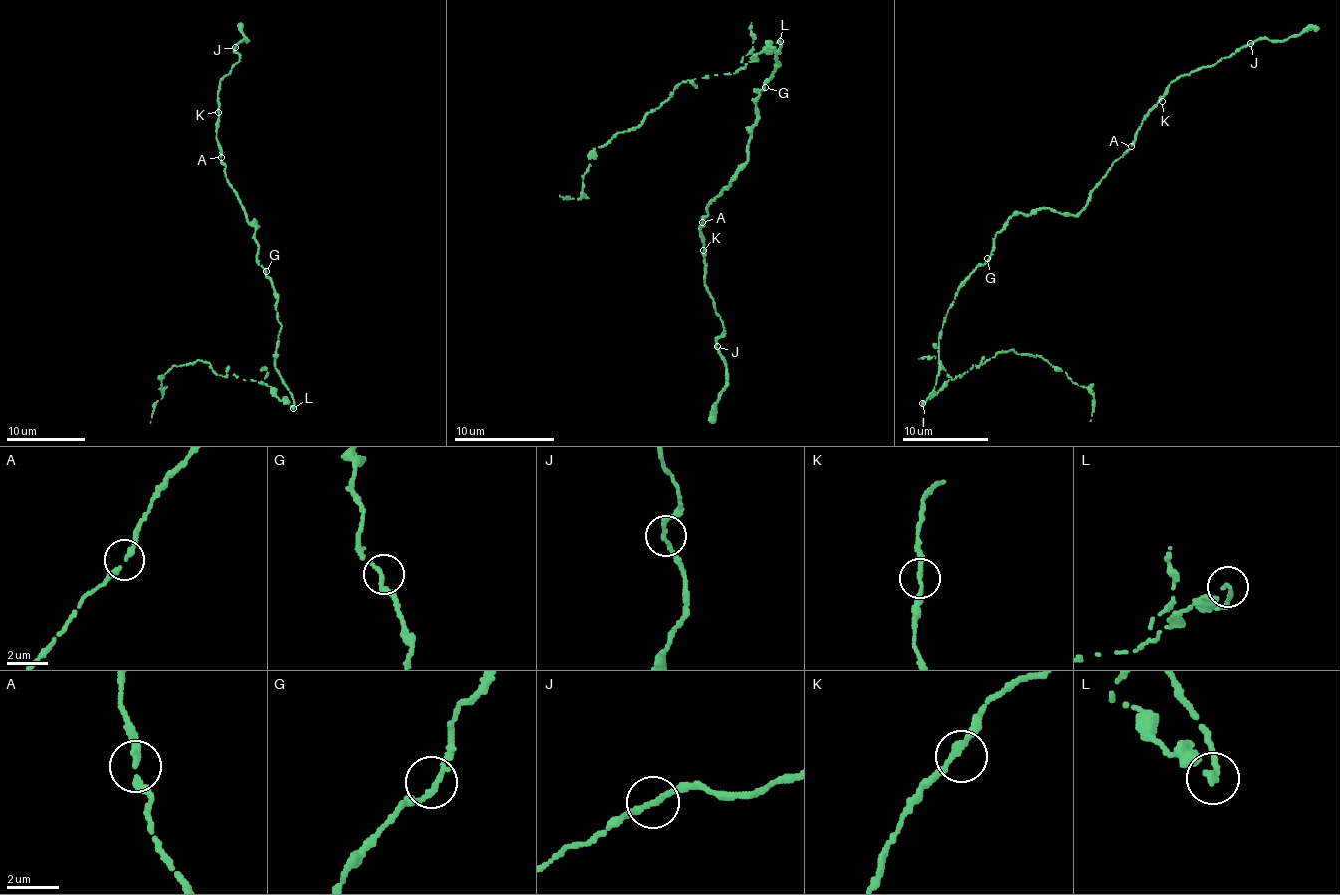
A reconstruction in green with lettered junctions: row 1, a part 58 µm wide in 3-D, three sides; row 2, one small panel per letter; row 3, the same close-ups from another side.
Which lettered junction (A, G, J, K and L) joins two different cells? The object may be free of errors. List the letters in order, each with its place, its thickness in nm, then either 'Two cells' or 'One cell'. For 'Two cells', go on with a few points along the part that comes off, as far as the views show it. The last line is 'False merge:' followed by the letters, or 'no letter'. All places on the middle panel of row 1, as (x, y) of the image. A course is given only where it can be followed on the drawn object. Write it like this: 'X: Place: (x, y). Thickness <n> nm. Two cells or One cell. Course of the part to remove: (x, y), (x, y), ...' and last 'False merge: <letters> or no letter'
A: Place: (702, 222). Thickness 240 nm. One cell
G: Place: (765, 87). Thickness 240 nm. One cell
J: Place: (717, 346). Thickness 240 nm. One cell
K: Place: (703, 250). Thickness 240 nm. One cell
L: Place: (780, 41). Thickness 200 nm. Two cells. Course of the part to remove: (779, 41), (733, 73), (707, 75), (683, 82), (630, 129), (615, 134), (589, 158), (578, 199), (560, 194)
False merge: L

